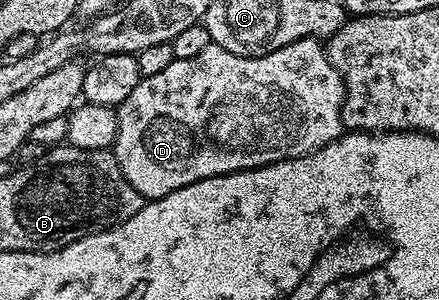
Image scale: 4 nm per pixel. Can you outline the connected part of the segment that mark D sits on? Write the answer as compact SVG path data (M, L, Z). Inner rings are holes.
M302 37L277 51L264 57L242 57L233 55L233 51L225 51L219 45L212 44L201 51L201 55L193 55L189 59L177 57L165 71L157 75L140 77L137 87L115 109L117 115L117 135L113 152L125 179L137 187L139 194L147 201L156 201L181 187L189 187L189 183L197 183L201 179L220 177L226 173L236 173L242 169L259 169L263 165L272 165L278 161L288 161L294 157L304 157L313 153L330 141L335 141L344 132L343 127L343 77L329 63L327 51L322 40L314 37Z

